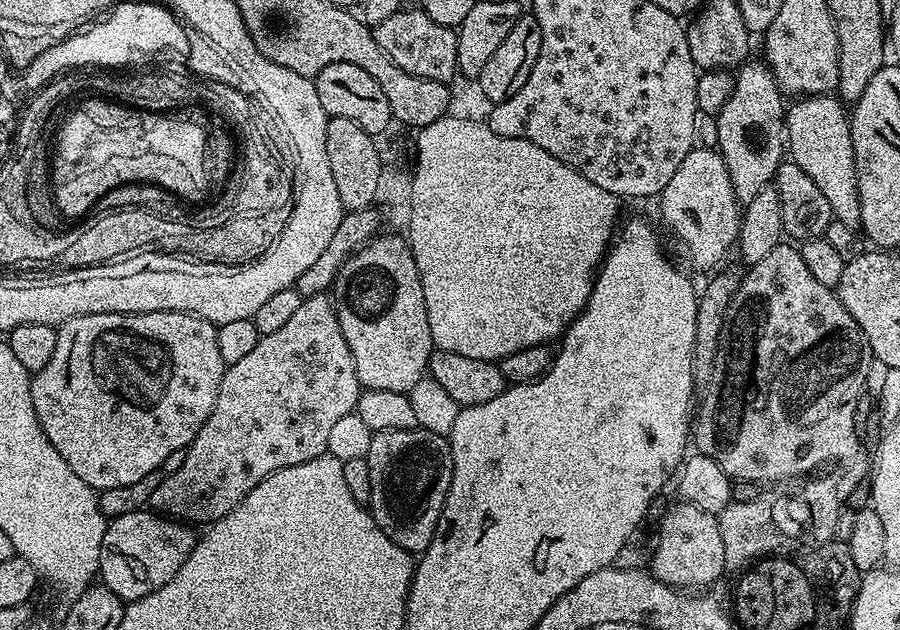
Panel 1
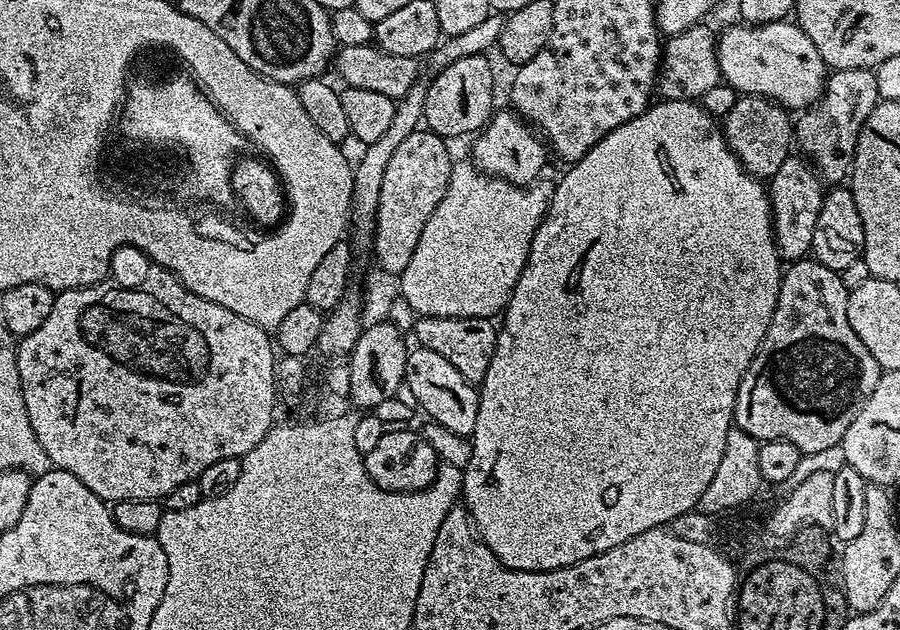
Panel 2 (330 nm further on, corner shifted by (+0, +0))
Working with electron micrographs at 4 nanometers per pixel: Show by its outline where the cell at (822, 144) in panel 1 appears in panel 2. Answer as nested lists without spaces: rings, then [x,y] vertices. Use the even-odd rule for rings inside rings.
[[[787,19],[769,24],[735,23],[719,33],[716,46],[725,85],[737,88],[735,91],[745,96],[764,96],[789,110],[807,110],[819,104],[824,94],[826,65],[818,46],[806,38],[799,24]]]

